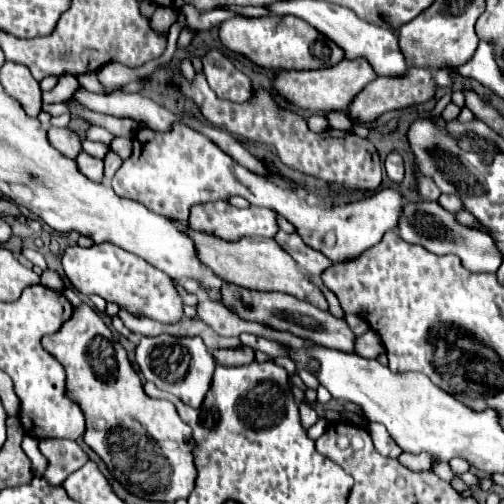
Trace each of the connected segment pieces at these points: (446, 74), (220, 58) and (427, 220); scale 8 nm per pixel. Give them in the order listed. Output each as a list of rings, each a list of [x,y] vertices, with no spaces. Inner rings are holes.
[[[449,68],[435,72],[435,74],[433,74],[433,82],[435,82],[437,88],[451,88],[451,86],[453,86],[453,78],[451,78]]]
[[[209,50],[203,56],[203,74],[217,98],[247,102],[253,96],[251,80],[243,72],[239,72],[233,62],[219,50]]]
[[[439,202],[403,204],[397,230],[399,230],[399,236],[409,244],[421,244],[425,250],[431,250],[433,254],[439,254],[439,256],[441,254],[459,256],[461,264],[471,272],[495,272],[499,268],[499,264],[503,262],[503,256],[497,250],[497,244],[489,234],[457,222],[455,214],[447,212]]]

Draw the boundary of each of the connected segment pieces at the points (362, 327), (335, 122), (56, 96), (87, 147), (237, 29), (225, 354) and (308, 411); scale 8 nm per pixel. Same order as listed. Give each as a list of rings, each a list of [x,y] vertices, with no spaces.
[[[354,314],[346,315],[345,320],[356,337],[363,335],[370,329],[370,326],[363,318],[359,318],[359,316],[355,316]]]
[[[337,110],[329,112],[327,120],[329,120],[329,128],[335,128],[335,130],[349,130],[351,128],[351,120],[343,112],[337,112]]]
[[[63,76],[63,78],[59,78],[59,82],[57,82],[57,86],[51,90],[51,92],[47,92],[47,96],[43,96],[43,98],[47,98],[49,102],[45,102],[45,104],[65,104],[71,96],[73,96],[73,92],[77,90],[77,86],[79,86],[79,82],[77,82],[77,78],[73,78],[73,76]]]
[[[85,140],[83,142],[83,150],[89,154],[89,156],[97,156],[99,159],[103,159],[105,156],[105,152],[109,150],[105,144],[101,144],[101,142],[91,142],[91,140]]]
[[[293,16],[231,18],[219,26],[219,40],[227,50],[269,70],[317,70],[331,68],[343,60],[341,48],[313,30],[313,26]]]
[[[237,348],[237,350],[213,350],[211,356],[219,366],[245,366],[251,364],[255,358],[255,352],[251,348]]]
[[[305,404],[300,405],[299,411],[300,411],[301,424],[306,430],[308,430],[319,419],[315,409],[313,409],[309,405]]]

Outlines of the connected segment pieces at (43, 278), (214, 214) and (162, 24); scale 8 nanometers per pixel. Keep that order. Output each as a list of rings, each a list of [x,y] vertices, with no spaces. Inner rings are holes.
[[[49,268],[43,271],[42,275],[40,276],[40,283],[57,291],[61,291],[64,288],[64,282],[60,275]]]
[[[217,200],[217,202],[205,202],[205,204],[195,204],[191,208],[189,220],[187,220],[189,228],[195,232],[207,232],[207,234],[215,234],[221,240],[227,242],[237,242],[241,238],[247,236],[261,236],[261,238],[273,238],[279,232],[277,226],[277,214],[273,210],[267,208],[235,208],[233,204],[229,204],[229,200]]]
[[[159,6],[157,10],[155,10],[155,14],[153,14],[153,18],[151,18],[151,28],[153,30],[157,30],[159,34],[169,34],[169,28],[171,28],[171,24],[177,20],[177,12],[175,10],[171,10],[171,8],[163,8],[163,6]]]

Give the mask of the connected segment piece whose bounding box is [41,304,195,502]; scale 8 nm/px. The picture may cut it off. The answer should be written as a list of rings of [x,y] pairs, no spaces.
[[[81,304],[73,310],[73,316],[55,332],[41,340],[43,348],[59,360],[67,374],[67,396],[81,406],[85,414],[85,436],[83,442],[107,464],[111,476],[127,486],[127,492],[141,496],[145,500],[175,502],[187,498],[195,486],[195,466],[193,466],[193,442],[189,426],[177,416],[175,406],[167,400],[153,400],[143,392],[139,374],[127,360],[127,352],[119,342],[111,338],[111,330],[99,318],[99,314],[89,306]]]

